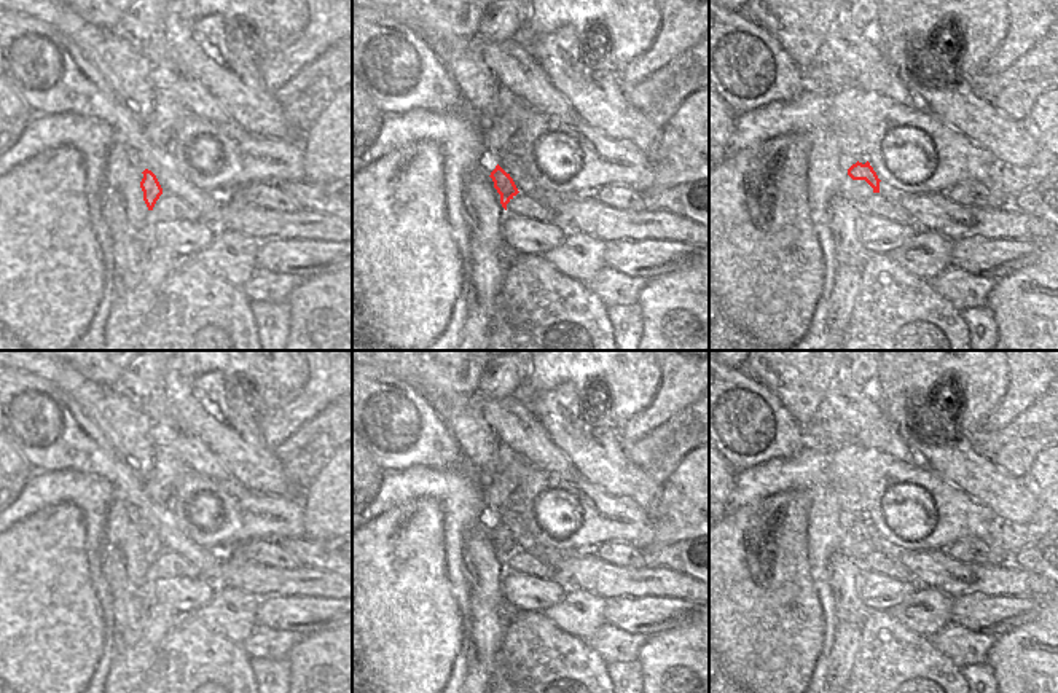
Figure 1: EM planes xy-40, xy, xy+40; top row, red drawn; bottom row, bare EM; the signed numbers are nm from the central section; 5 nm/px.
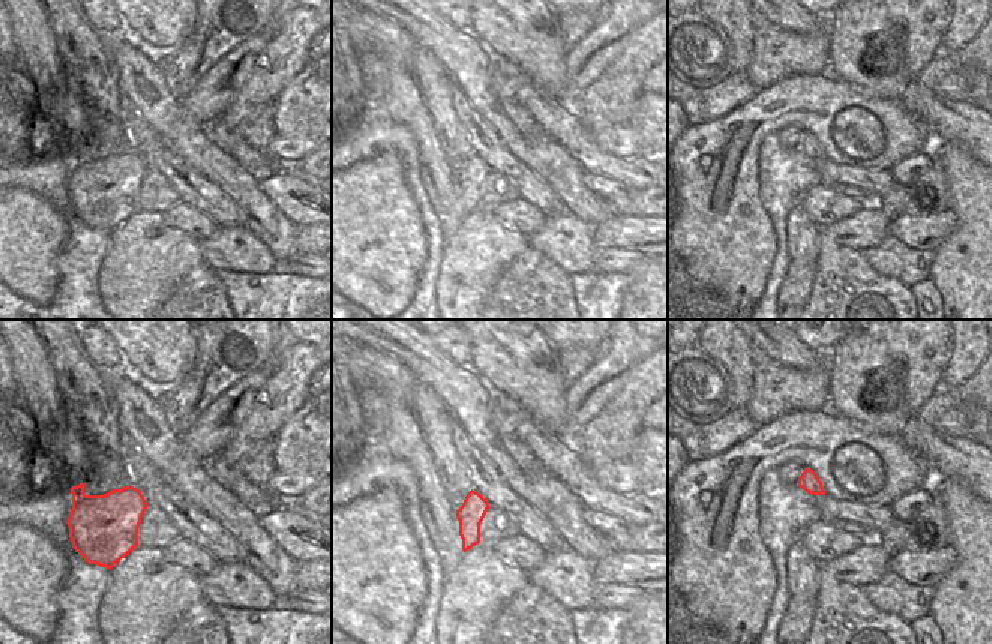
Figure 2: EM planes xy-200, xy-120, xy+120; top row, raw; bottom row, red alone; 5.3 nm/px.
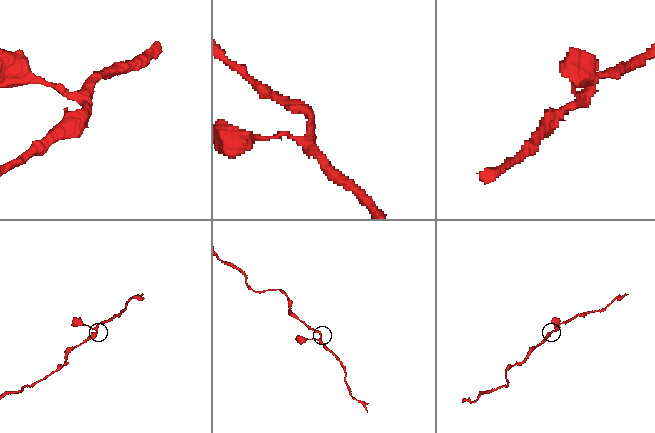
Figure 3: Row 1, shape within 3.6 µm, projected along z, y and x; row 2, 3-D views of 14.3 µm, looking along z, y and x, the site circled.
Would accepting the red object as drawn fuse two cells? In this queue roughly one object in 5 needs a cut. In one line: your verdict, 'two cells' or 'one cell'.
one cell

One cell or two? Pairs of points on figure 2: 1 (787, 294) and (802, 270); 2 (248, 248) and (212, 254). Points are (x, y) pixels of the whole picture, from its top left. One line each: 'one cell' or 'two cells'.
1: one cell
2: one cell

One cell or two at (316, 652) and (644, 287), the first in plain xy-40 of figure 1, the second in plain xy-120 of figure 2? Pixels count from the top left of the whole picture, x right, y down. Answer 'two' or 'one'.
one

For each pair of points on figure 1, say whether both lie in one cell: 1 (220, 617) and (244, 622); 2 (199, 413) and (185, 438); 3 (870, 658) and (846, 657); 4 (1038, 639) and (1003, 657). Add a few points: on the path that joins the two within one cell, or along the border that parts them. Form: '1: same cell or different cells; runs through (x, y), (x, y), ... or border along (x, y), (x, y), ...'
1: same cell; runs through (227, 617), (233, 617), (238, 622)
2: different cells; border along (164, 403), (171, 415), (217, 456)
3: different cells; border along (861, 626), (861, 646), (850, 676)
4: same cell; runs through (1030, 647), (1020, 657), (1010, 657)

